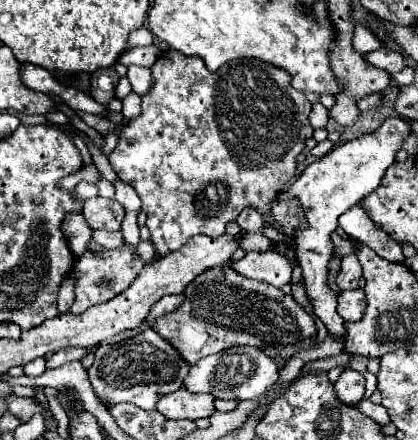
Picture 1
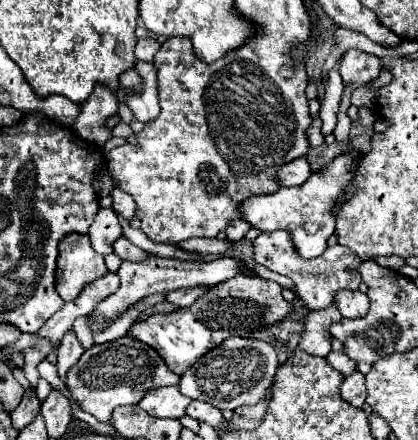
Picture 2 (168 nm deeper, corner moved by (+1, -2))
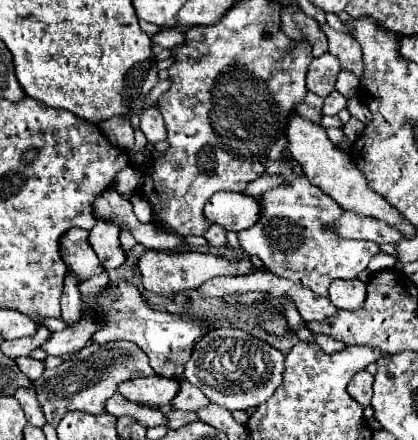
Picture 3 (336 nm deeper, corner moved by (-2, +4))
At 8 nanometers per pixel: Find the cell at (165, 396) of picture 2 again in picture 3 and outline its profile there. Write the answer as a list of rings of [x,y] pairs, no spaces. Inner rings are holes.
[[[150,376],[136,378],[120,384],[120,394],[138,404],[150,406],[170,406],[180,390],[180,382],[176,378]]]

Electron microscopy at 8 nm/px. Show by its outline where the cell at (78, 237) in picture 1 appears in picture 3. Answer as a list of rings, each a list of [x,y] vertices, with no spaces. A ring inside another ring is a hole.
[[[68,230],[64,238],[60,238],[60,256],[68,266],[68,272],[72,272],[78,282],[88,280],[90,276],[102,274],[104,268],[100,260],[96,258],[90,242],[88,242],[88,230]]]

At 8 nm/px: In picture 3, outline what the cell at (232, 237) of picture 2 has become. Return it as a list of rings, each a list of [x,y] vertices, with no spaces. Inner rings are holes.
[[[212,224],[210,230],[204,234],[204,238],[212,244],[212,246],[224,246],[226,244],[226,232],[220,224]]]

